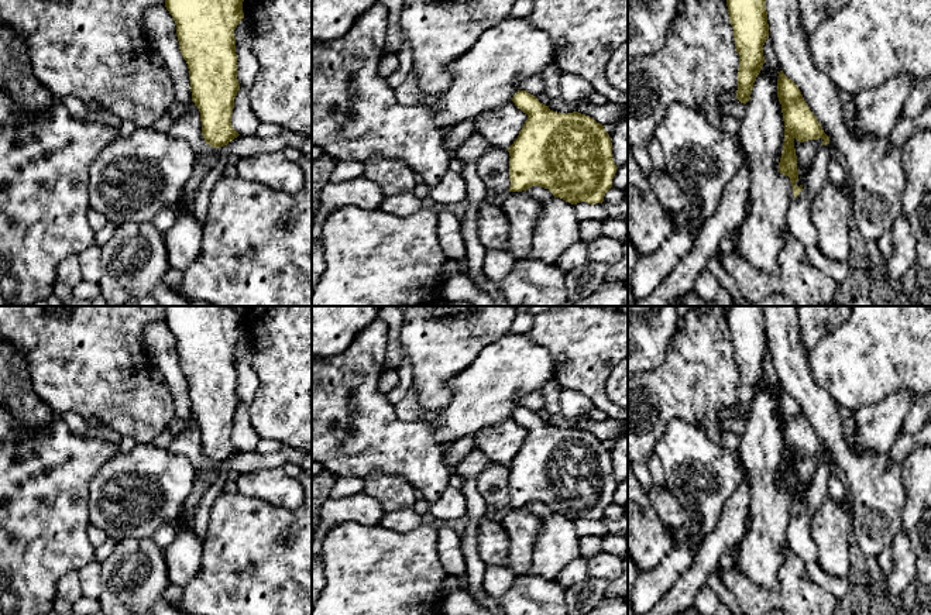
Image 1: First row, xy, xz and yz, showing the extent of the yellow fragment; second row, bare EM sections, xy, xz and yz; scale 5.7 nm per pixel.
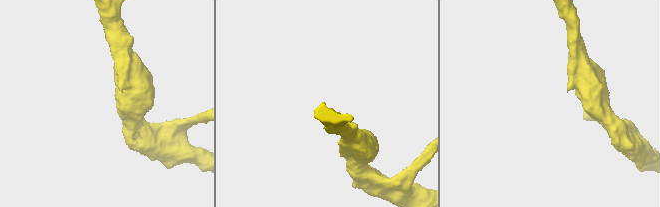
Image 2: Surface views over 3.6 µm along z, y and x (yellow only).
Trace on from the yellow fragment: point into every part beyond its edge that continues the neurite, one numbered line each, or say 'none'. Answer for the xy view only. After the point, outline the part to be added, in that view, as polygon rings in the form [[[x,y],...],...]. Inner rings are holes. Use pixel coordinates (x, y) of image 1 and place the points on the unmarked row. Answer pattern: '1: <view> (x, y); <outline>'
1: xy (205, 480); [[[223,463],[213,464],[209,470],[203,470],[202,473],[196,473],[193,488],[185,502],[185,516],[176,523],[178,530],[190,530],[193,529],[193,519],[199,504],[205,492],[214,484],[216,478],[223,473]]]

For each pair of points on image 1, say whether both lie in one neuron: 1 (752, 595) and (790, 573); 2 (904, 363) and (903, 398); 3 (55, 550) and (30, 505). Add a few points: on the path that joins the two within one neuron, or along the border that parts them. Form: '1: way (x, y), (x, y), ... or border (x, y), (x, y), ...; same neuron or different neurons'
1: way (765, 597), (779, 597), (790, 586); same neuron
2: border (913, 397), (907, 391), (895, 391), (873, 405); different neurons
3: way (44, 539), (30, 525), (30, 516); same neuron

